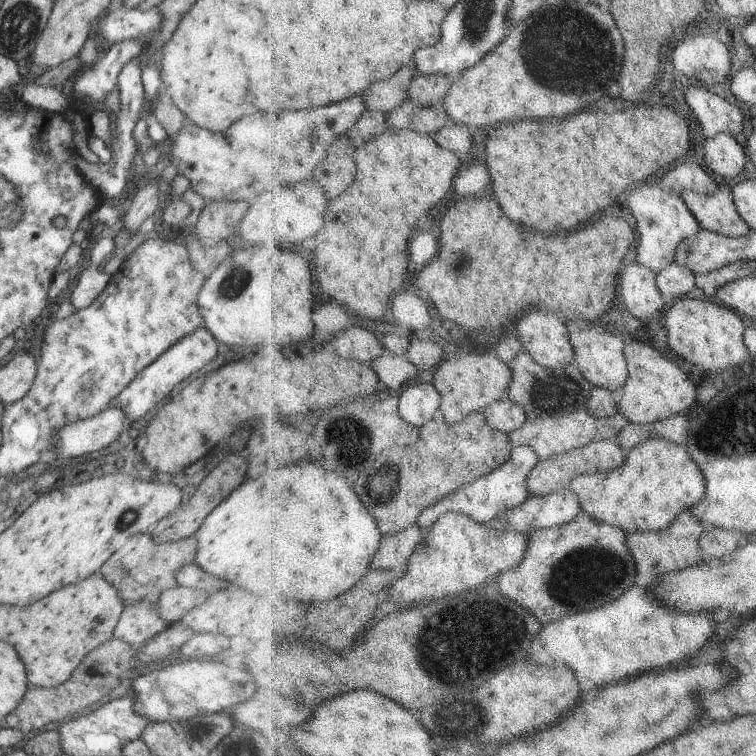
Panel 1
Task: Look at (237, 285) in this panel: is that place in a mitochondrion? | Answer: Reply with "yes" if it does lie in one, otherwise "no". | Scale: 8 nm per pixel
yes

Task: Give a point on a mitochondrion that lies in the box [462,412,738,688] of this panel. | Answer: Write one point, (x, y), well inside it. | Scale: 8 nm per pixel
(585, 574)

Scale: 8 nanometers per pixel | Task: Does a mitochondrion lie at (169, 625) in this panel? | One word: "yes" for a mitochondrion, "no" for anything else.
no

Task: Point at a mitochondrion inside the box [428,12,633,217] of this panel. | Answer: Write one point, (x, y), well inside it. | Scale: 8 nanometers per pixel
(545, 53)

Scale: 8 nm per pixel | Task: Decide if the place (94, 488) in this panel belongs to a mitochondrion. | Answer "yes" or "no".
no

